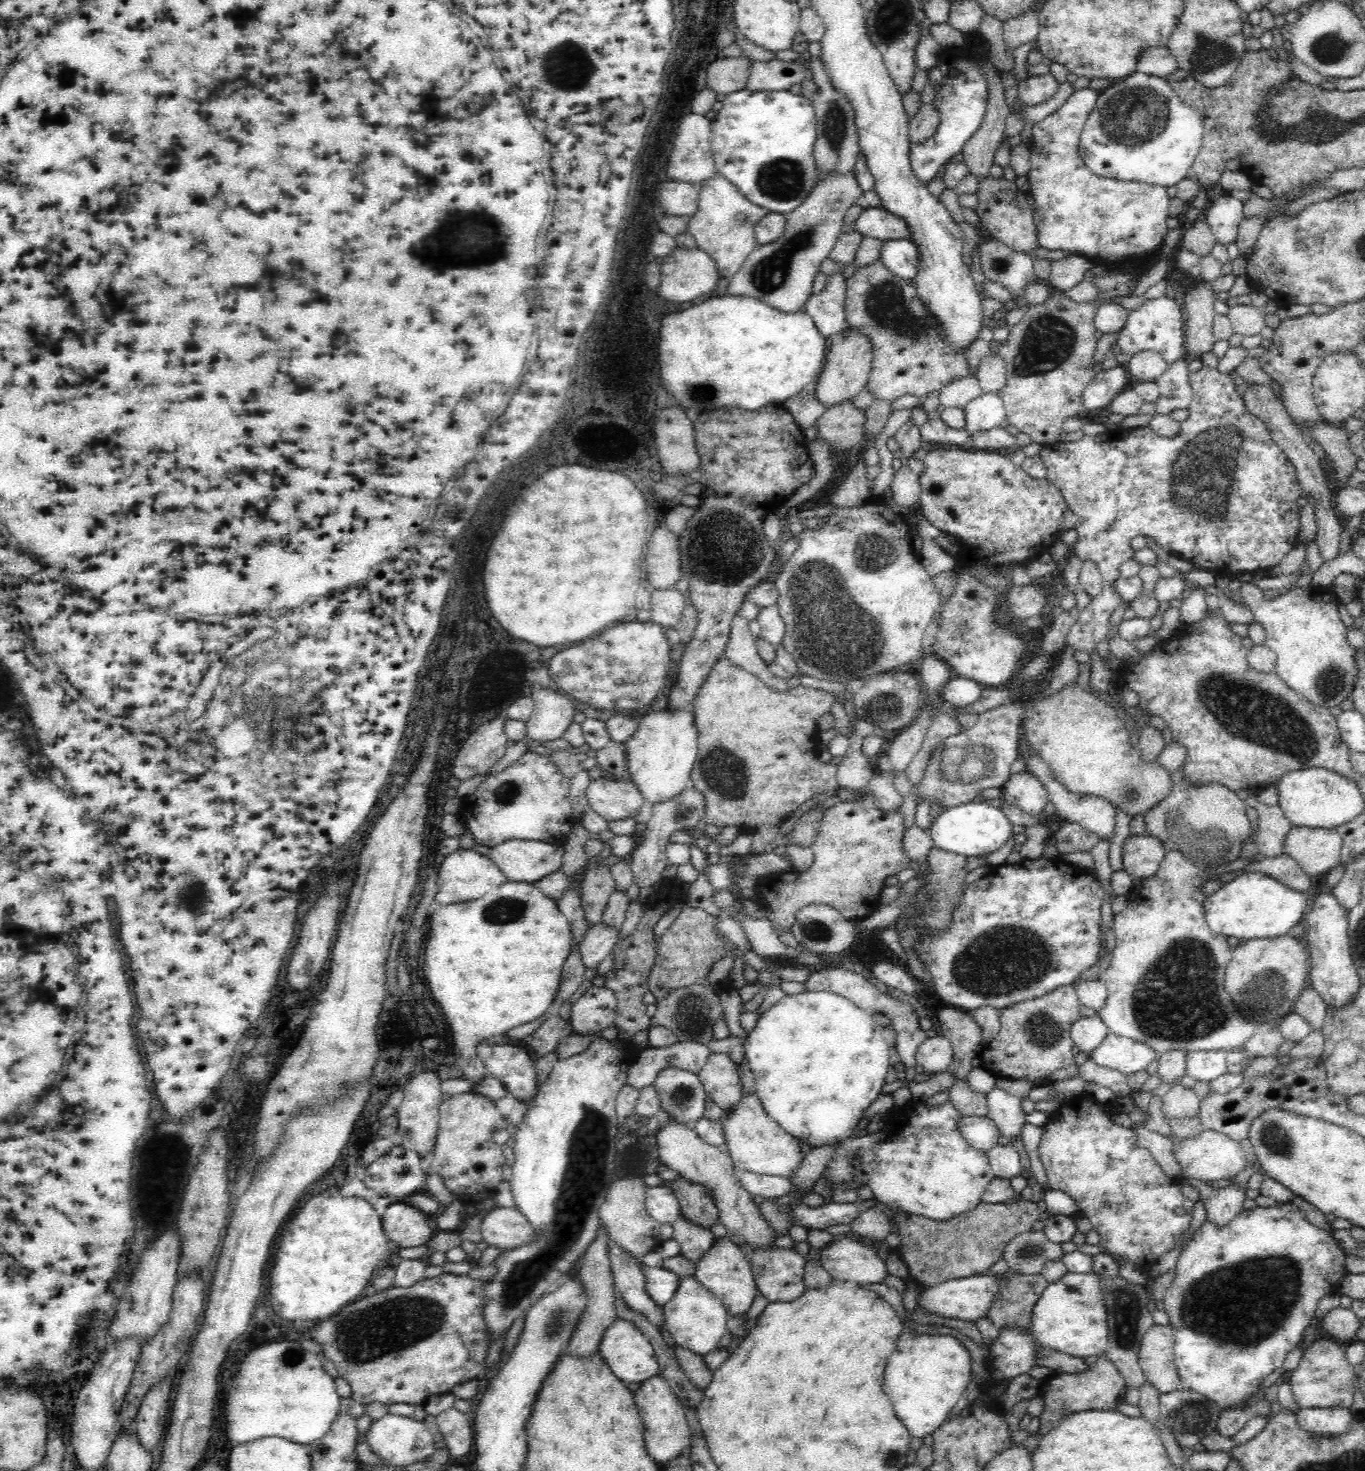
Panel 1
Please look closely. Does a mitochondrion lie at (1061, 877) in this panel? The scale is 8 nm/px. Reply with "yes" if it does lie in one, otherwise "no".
no

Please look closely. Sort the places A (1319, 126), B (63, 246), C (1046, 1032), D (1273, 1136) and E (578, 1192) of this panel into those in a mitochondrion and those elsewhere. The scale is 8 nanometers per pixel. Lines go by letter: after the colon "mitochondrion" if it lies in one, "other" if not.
A: mitochondrion
B: other
C: mitochondrion
D: mitochondrion
E: mitochondrion

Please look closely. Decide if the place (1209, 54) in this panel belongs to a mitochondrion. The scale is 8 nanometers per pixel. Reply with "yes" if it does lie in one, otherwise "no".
yes

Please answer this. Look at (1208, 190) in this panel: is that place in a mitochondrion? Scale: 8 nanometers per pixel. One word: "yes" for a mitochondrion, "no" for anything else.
no

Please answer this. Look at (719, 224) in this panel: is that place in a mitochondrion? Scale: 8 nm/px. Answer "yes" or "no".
no

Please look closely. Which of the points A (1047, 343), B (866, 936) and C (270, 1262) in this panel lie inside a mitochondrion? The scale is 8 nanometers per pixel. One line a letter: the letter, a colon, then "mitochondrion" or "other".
A: mitochondrion
B: other
C: other

